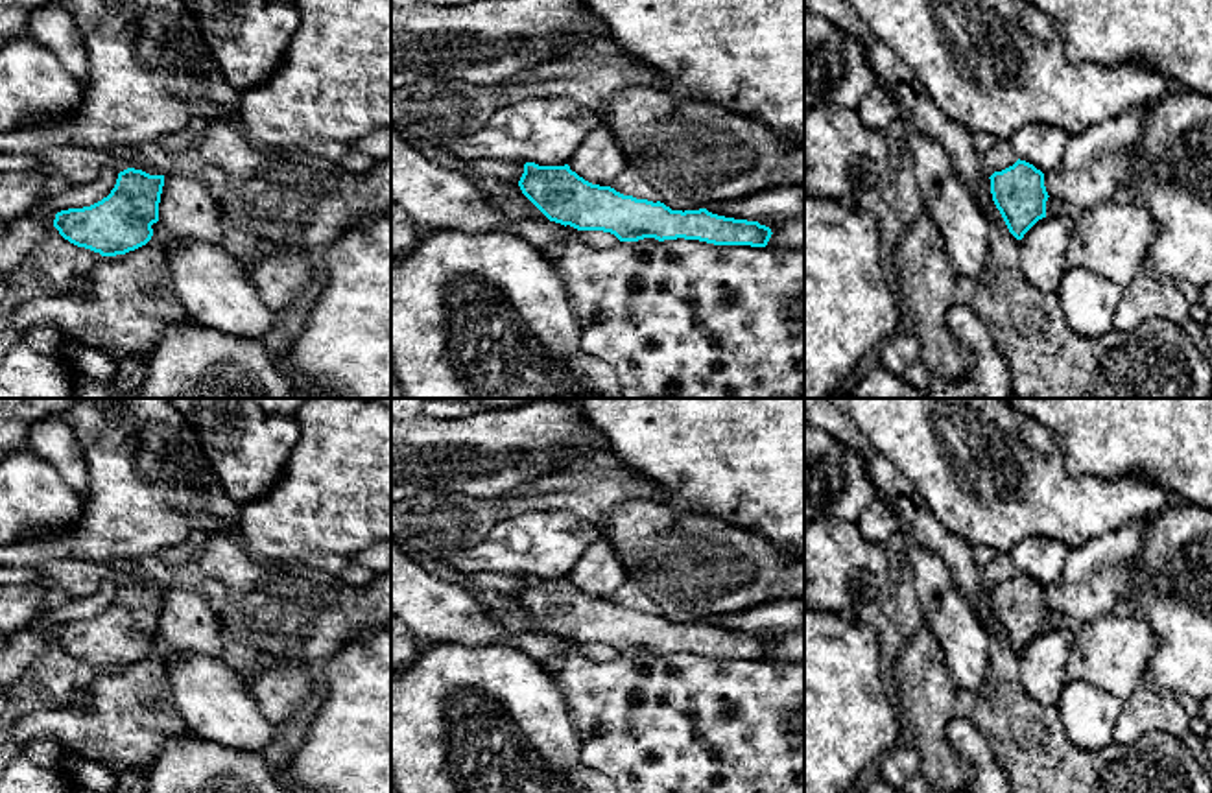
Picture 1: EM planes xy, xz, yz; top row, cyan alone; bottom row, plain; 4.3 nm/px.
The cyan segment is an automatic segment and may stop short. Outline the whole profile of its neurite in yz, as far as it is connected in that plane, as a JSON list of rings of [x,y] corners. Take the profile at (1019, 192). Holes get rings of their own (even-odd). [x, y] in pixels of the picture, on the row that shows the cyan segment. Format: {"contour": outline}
{"contour": [[[1026,160],[994,172],[991,177],[991,194],[1009,232],[1022,240],[1024,234],[1042,218],[1046,218],[1048,192],[1044,173]]]}

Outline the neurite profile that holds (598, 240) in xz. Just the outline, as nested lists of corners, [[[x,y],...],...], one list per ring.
[[[581,231],[579,240],[587,247],[596,251],[603,251],[620,243],[620,240],[614,234],[603,231]]]

